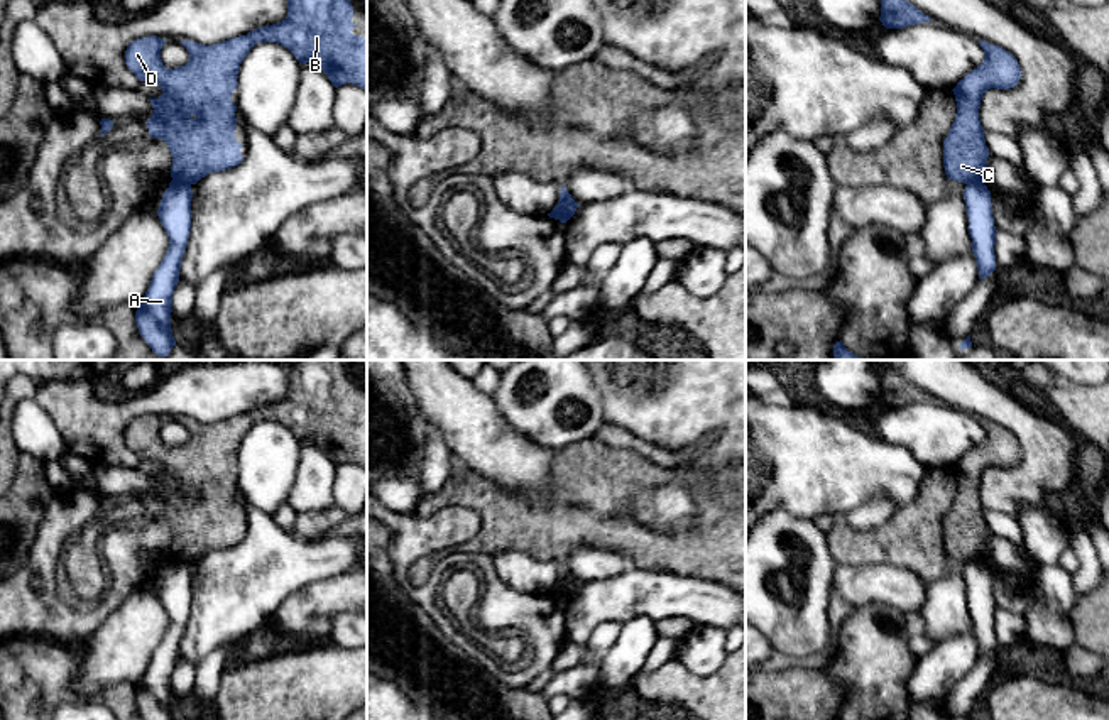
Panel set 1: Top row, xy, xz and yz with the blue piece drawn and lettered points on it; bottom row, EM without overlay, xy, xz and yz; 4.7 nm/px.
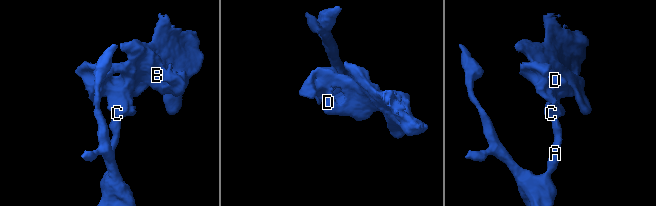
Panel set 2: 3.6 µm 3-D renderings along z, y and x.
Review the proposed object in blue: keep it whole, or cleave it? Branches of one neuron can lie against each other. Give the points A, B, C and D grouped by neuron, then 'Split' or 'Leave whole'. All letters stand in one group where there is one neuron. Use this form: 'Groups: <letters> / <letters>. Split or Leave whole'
Groups: A / B C D. Split

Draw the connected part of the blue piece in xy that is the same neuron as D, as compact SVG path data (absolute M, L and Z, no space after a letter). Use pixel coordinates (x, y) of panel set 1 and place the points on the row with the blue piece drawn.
M287 0L287 17L282 22L250 30L213 46L181 41L189 61L169 69L161 59L166 39L157 35L132 41L125 51L125 64L137 79L162 88L159 98L149 98L154 108L145 122L152 139L167 144L172 166L171 177L178 183L196 184L210 172L238 166L242 144L235 140L235 112L232 93L237 90L238 69L249 51L260 42L277 42L287 47L299 64L311 63L320 68L335 88L352 83L367 90L367 37L353 35L353 7L350 0Z

